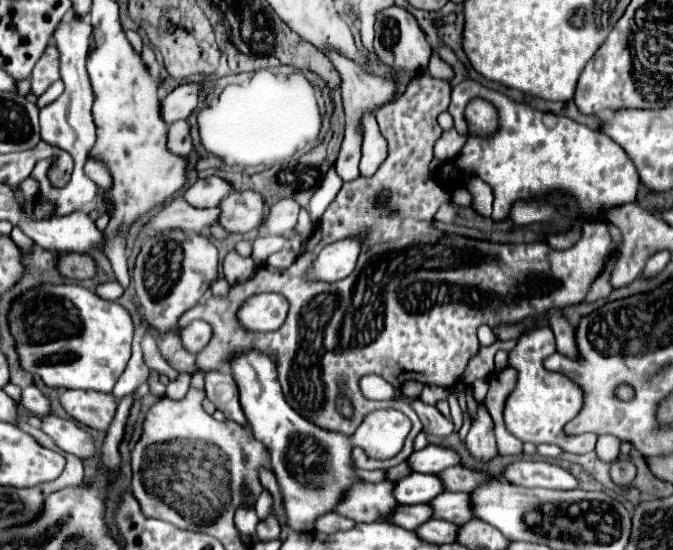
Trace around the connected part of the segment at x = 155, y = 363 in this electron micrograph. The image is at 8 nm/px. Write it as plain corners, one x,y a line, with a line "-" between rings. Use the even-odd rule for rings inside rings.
147,330
141,347
145,363
150,369
156,370
159,374
166,375
170,380
177,378
177,371
170,367
161,355
150,330

